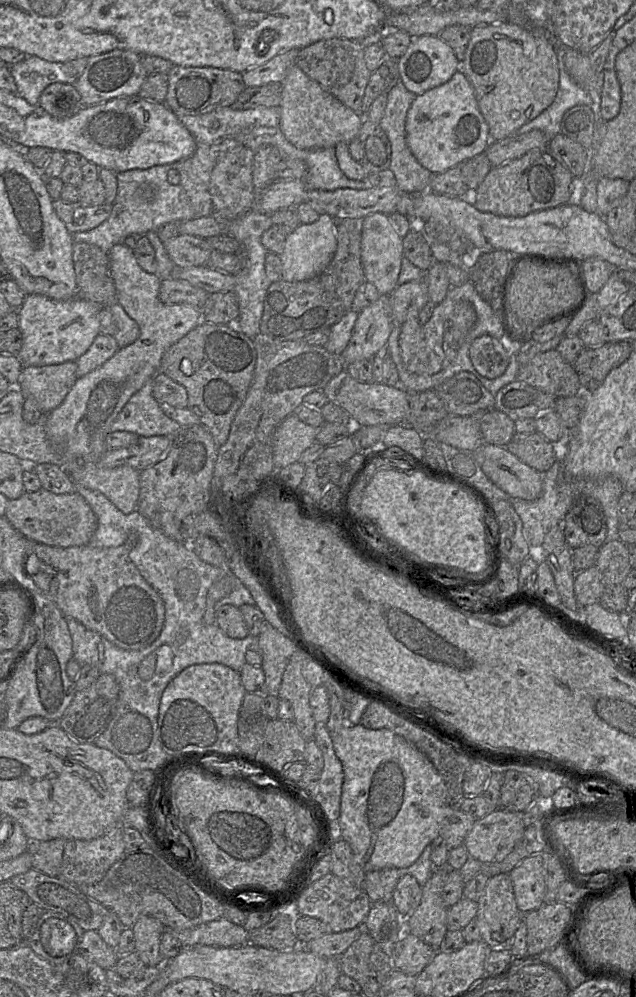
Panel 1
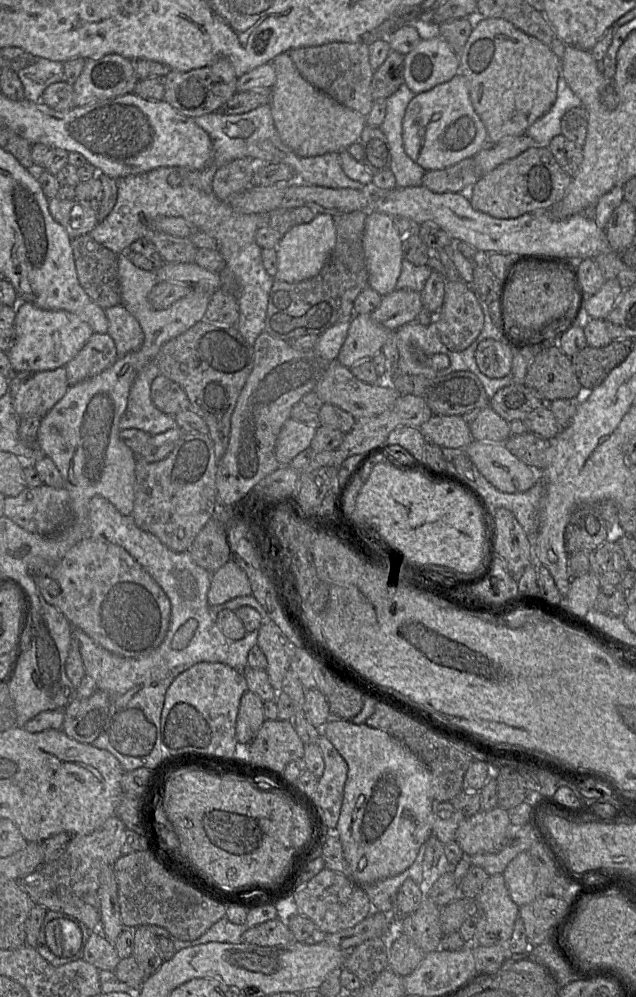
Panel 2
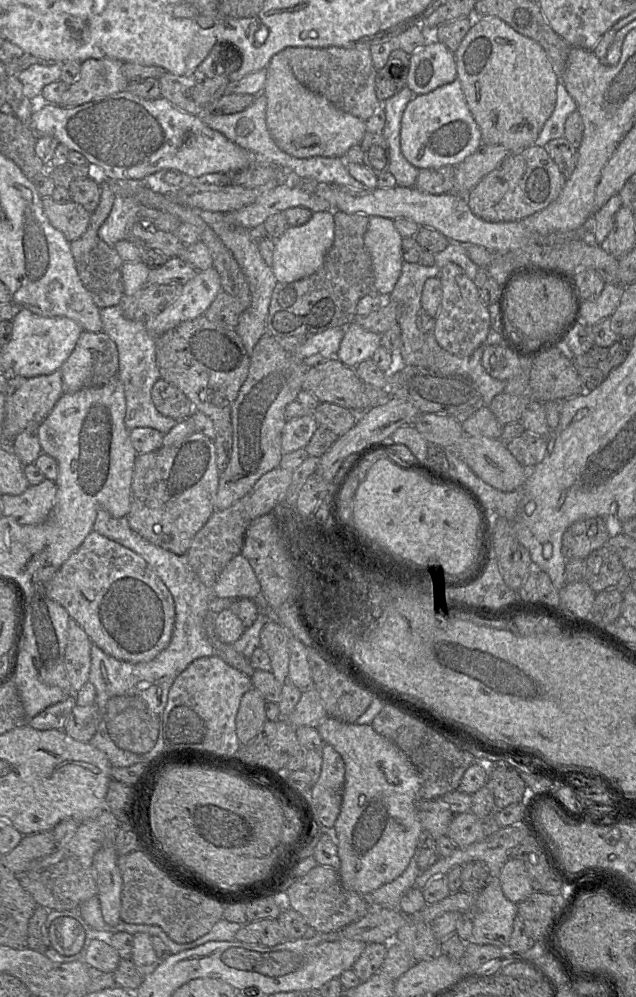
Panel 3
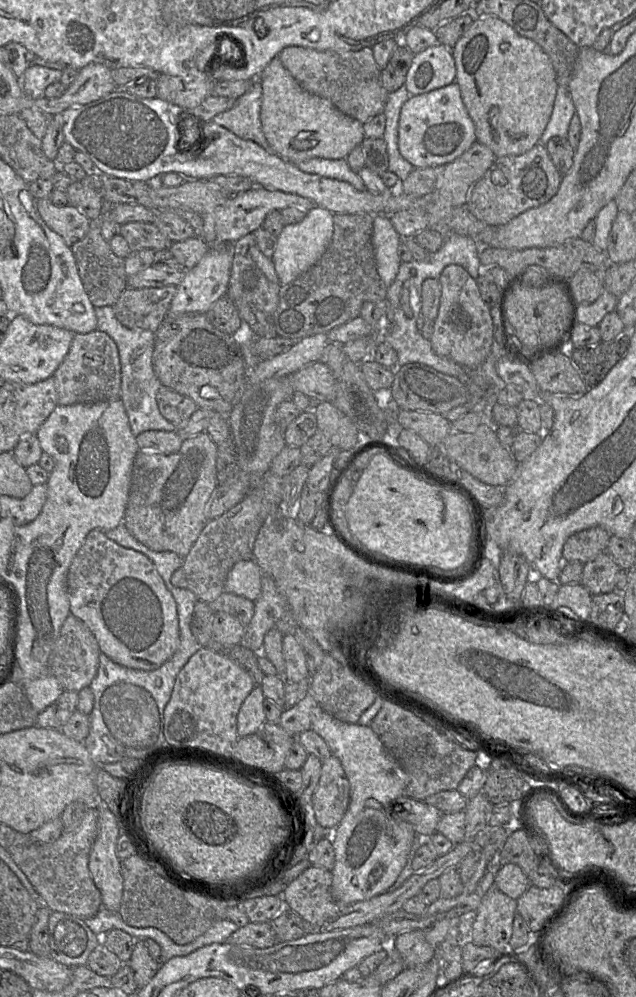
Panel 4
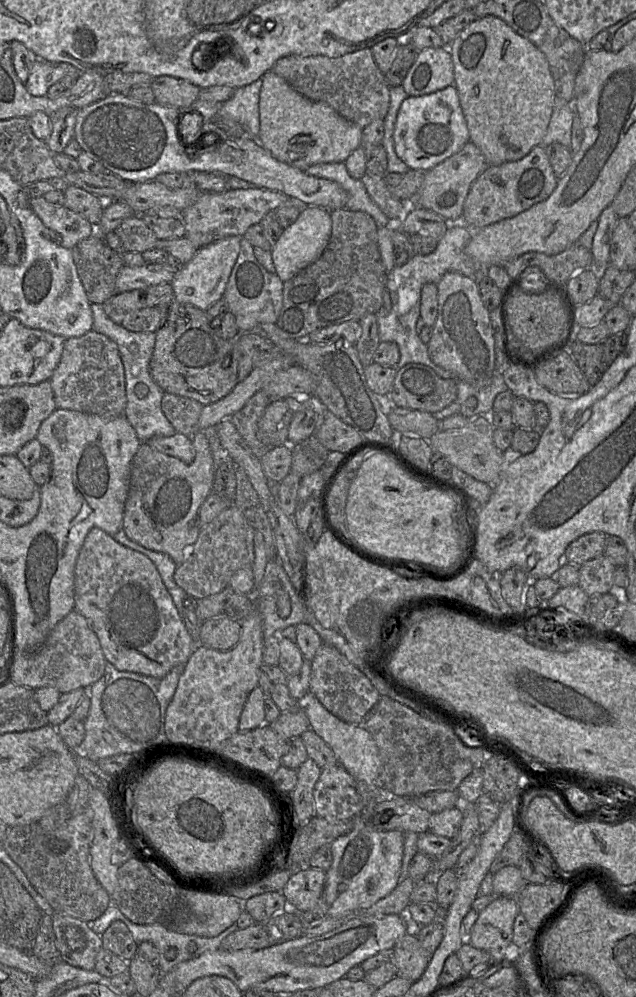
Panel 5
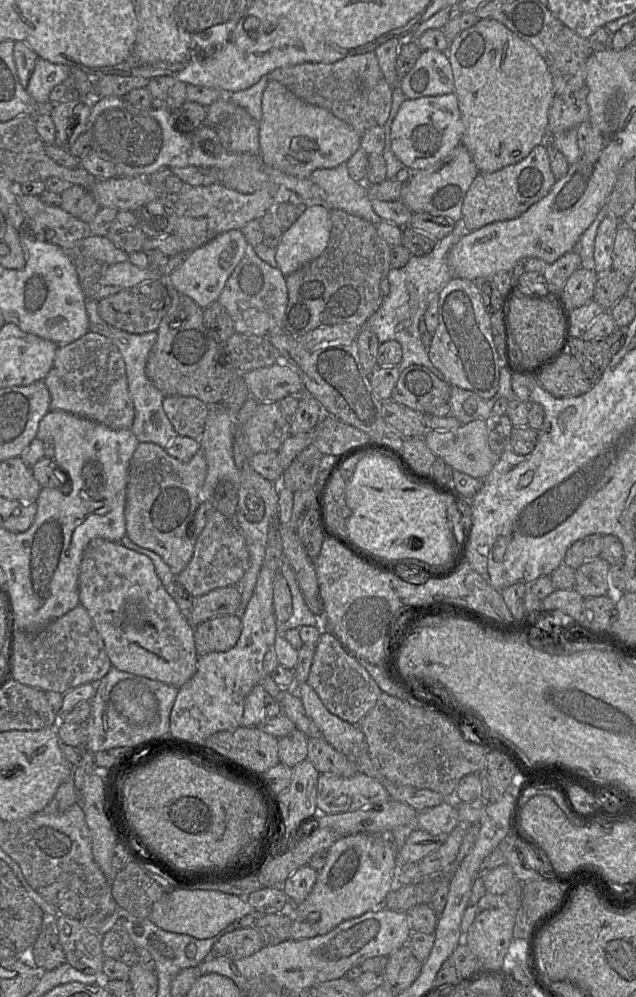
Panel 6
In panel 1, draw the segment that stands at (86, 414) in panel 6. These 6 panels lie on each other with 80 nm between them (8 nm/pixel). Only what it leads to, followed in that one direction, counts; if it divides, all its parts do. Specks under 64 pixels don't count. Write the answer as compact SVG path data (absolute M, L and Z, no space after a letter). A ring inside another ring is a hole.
M101 333L97 335L89 349L75 360L77 377L83 377L104 364L118 349L118 344L113 336Z

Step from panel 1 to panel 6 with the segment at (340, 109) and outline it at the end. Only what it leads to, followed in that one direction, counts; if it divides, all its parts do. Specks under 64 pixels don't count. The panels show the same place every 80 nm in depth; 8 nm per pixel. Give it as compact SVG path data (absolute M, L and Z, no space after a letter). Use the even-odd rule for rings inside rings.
M268 82L262 96L260 120L260 157L266 167L300 178L309 178L313 171L334 168L360 149L361 136L352 126L325 108L304 102L280 82Z

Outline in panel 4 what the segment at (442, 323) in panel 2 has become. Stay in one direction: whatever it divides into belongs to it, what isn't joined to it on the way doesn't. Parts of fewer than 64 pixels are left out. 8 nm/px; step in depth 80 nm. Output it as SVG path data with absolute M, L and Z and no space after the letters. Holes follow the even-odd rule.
M450 264L440 274L441 297L430 342L433 351L467 369L476 369L488 357L493 343L490 308L482 300L476 280L461 266Z

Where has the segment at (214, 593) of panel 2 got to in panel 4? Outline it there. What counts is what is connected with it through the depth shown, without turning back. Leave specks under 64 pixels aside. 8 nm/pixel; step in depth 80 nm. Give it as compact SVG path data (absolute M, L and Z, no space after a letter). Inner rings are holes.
M253 560L239 561L229 571L223 591L255 601L261 593L262 571Z

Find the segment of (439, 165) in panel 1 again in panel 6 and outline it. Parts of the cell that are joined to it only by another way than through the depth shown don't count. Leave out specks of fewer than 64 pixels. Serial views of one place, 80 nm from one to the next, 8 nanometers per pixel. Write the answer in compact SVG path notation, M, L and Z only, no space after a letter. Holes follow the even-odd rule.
M454 92L437 96L405 99L391 125L394 155L412 172L423 170L446 157L461 145L463 122Z

